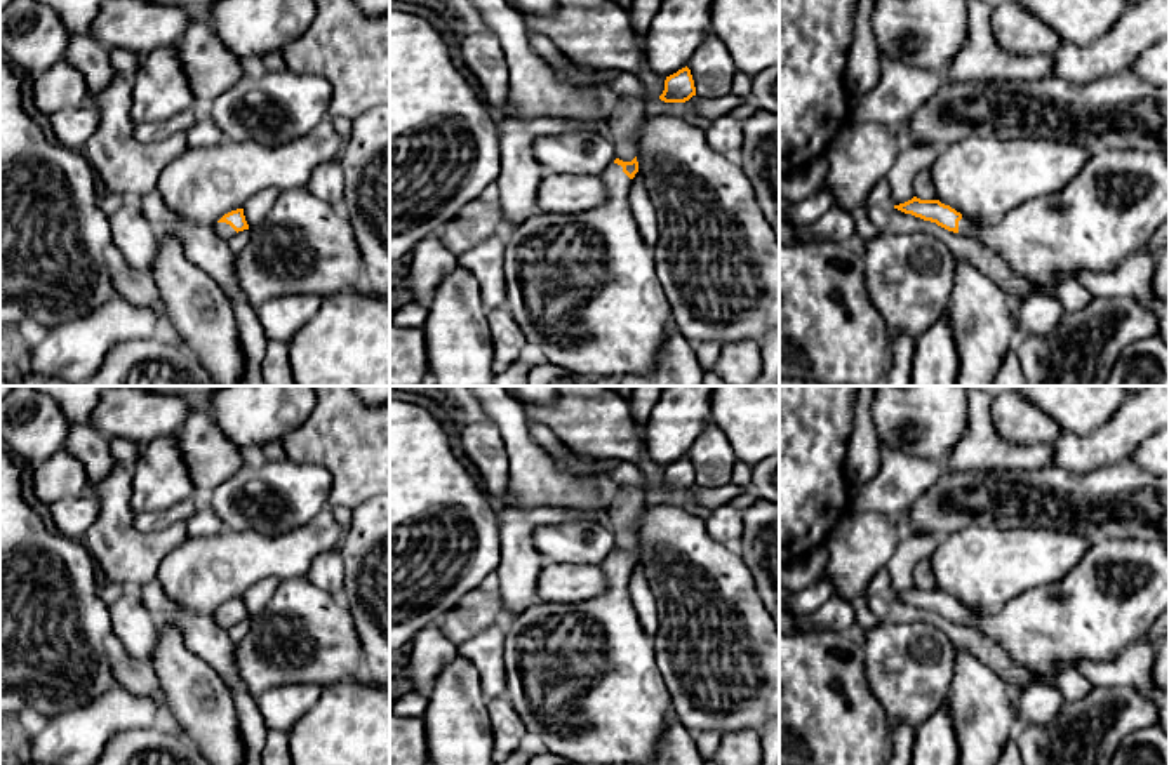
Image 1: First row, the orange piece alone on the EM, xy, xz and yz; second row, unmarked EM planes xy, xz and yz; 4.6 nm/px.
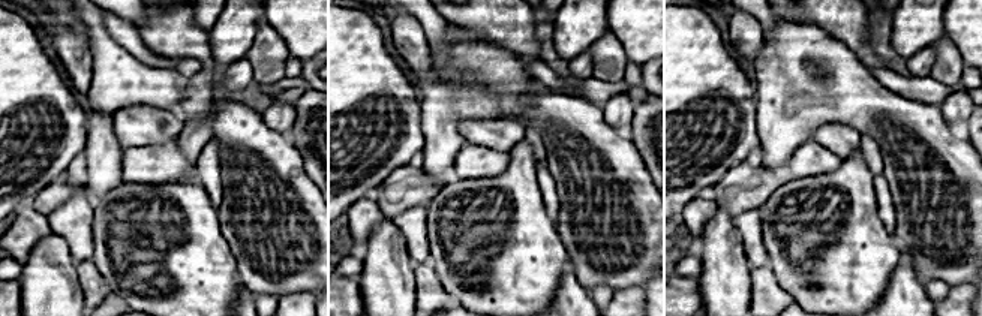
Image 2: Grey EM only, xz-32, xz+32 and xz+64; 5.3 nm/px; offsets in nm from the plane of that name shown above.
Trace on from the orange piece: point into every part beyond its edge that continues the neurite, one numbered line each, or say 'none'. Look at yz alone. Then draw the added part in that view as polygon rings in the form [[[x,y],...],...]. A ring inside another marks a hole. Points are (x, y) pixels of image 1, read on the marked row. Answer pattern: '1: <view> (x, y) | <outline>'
1: yz (1110, 211) | [[[1091,153],[1080,172],[1059,191],[1037,196],[986,228],[959,221],[959,235],[988,245],[1016,273],[1039,287],[1073,280],[1077,271],[1113,271],[1141,252],[1169,219],[1169,153]]]

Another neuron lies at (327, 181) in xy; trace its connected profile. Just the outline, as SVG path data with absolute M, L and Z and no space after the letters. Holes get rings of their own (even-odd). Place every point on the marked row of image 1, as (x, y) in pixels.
M339 160L325 162L313 169L306 188L331 205L343 207L344 202L344 172Z

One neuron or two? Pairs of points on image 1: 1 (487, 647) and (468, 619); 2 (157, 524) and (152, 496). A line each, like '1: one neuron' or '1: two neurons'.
1: two neurons
2: two neurons

